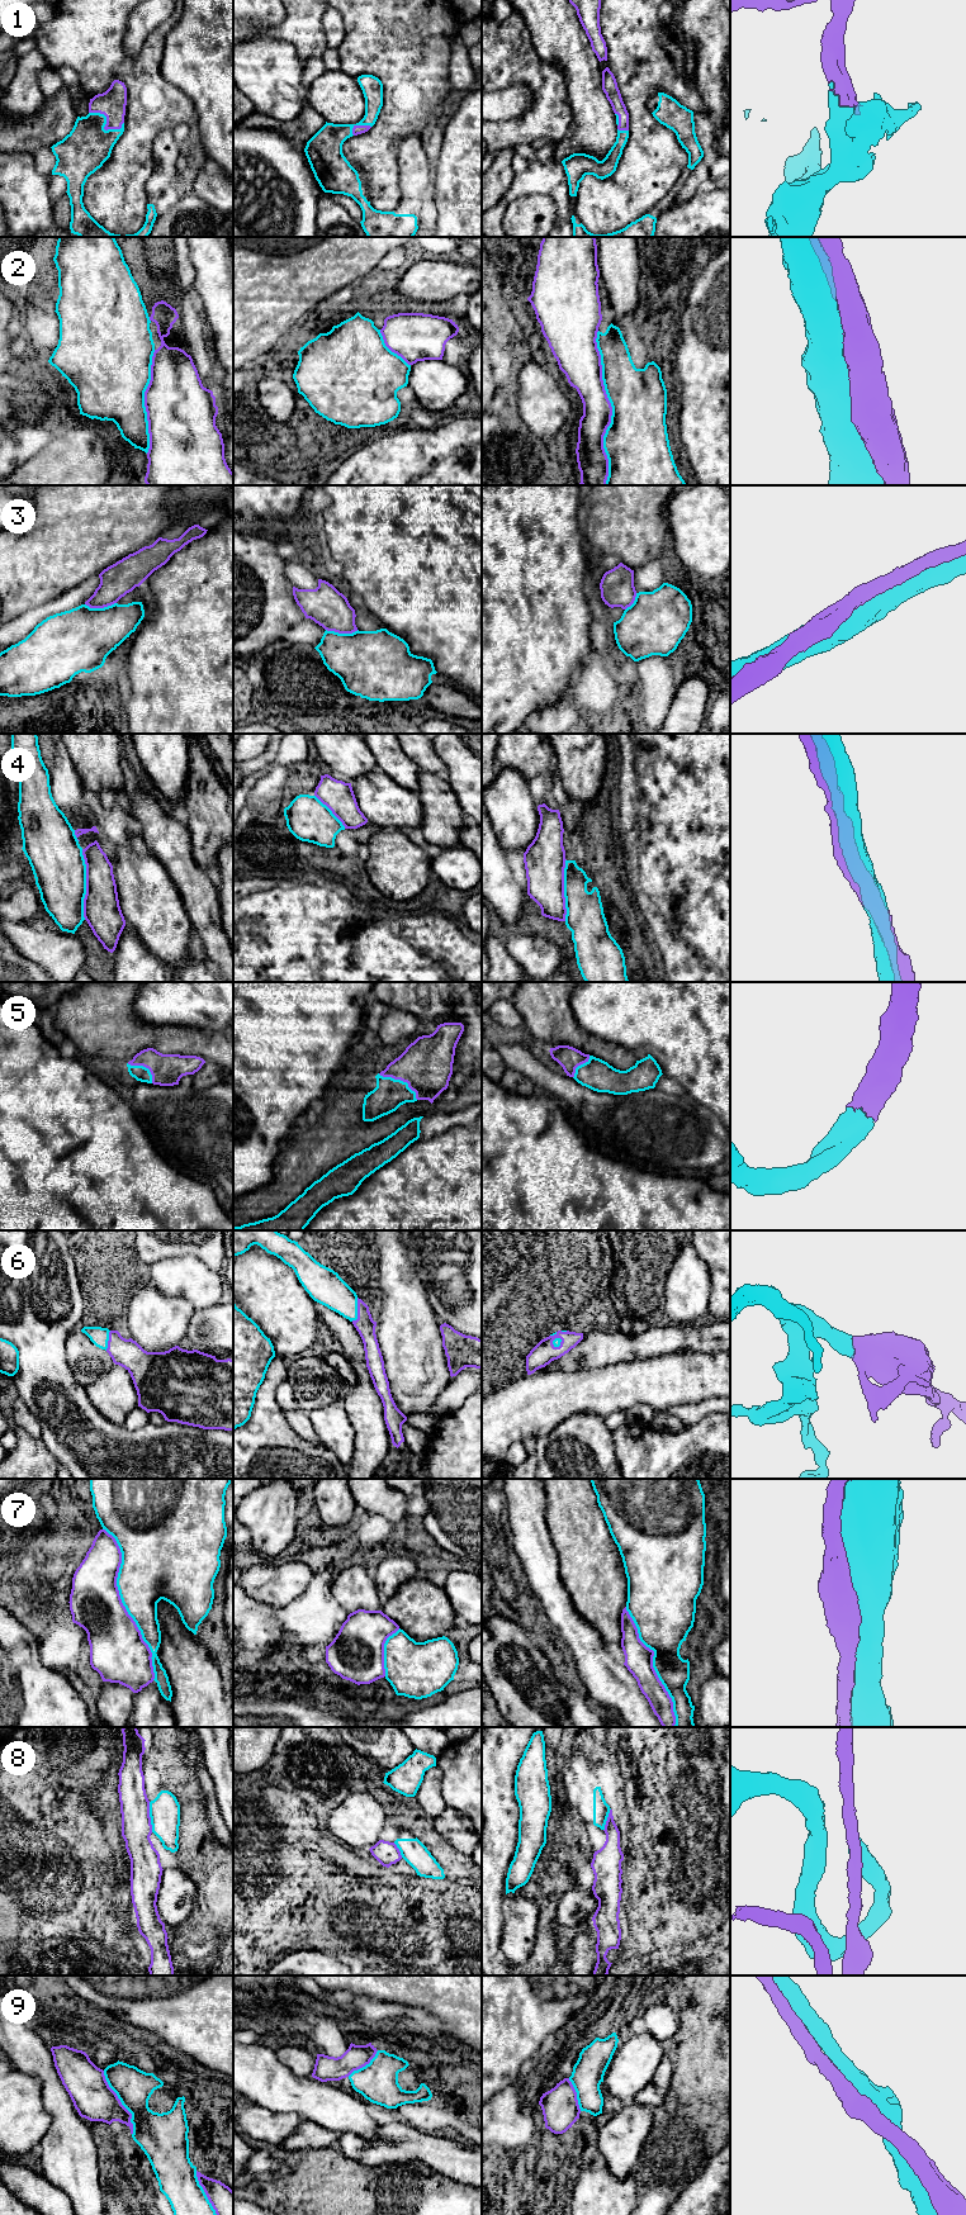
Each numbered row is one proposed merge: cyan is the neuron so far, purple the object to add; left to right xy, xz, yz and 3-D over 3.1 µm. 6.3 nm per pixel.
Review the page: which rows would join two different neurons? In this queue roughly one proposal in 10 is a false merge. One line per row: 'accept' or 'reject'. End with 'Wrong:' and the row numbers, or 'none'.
1: accept
2: accept
3: accept
4: accept
5: accept
6: accept
7: accept
8: reject
9: accept
Wrong: 8

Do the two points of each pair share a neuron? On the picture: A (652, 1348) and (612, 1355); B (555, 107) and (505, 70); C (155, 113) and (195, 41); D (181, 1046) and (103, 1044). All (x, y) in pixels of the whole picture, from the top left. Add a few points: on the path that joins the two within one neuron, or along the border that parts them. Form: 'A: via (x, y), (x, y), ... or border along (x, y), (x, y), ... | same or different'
A: via (642, 1348), (623, 1348) | same
B: via (545, 93), (522, 70), (519, 70) | same
C: border along (164, 55), (161, 75), (193, 104) | different
D: via (162, 1039), (122, 1039) | same

